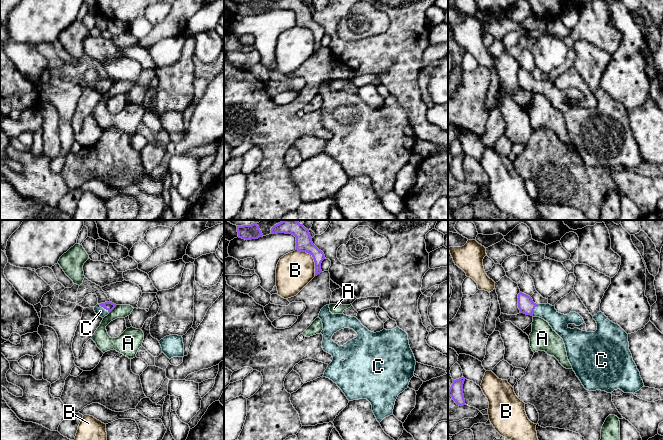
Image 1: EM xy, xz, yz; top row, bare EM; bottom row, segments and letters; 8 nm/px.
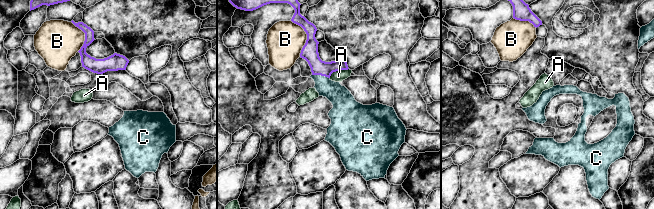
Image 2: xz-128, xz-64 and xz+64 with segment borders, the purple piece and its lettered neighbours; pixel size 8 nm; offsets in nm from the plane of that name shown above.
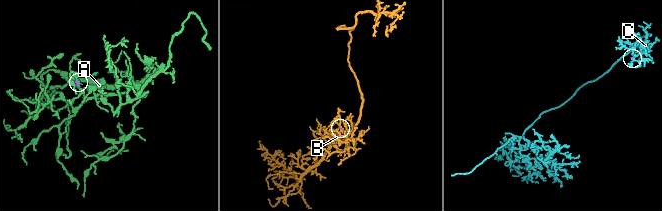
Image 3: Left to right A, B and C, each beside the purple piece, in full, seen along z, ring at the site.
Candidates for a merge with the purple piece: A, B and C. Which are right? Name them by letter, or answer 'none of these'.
C

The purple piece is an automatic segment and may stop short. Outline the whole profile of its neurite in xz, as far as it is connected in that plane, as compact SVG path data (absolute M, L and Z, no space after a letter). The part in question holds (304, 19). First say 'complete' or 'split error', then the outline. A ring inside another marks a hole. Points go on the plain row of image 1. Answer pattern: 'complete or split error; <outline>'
complete; M276 0L271 4L271 10L285 9L296 13L296 26L310 30L315 38L315 52L322 48L321 39L325 35L324 29L312 18L309 6L303 0Z

